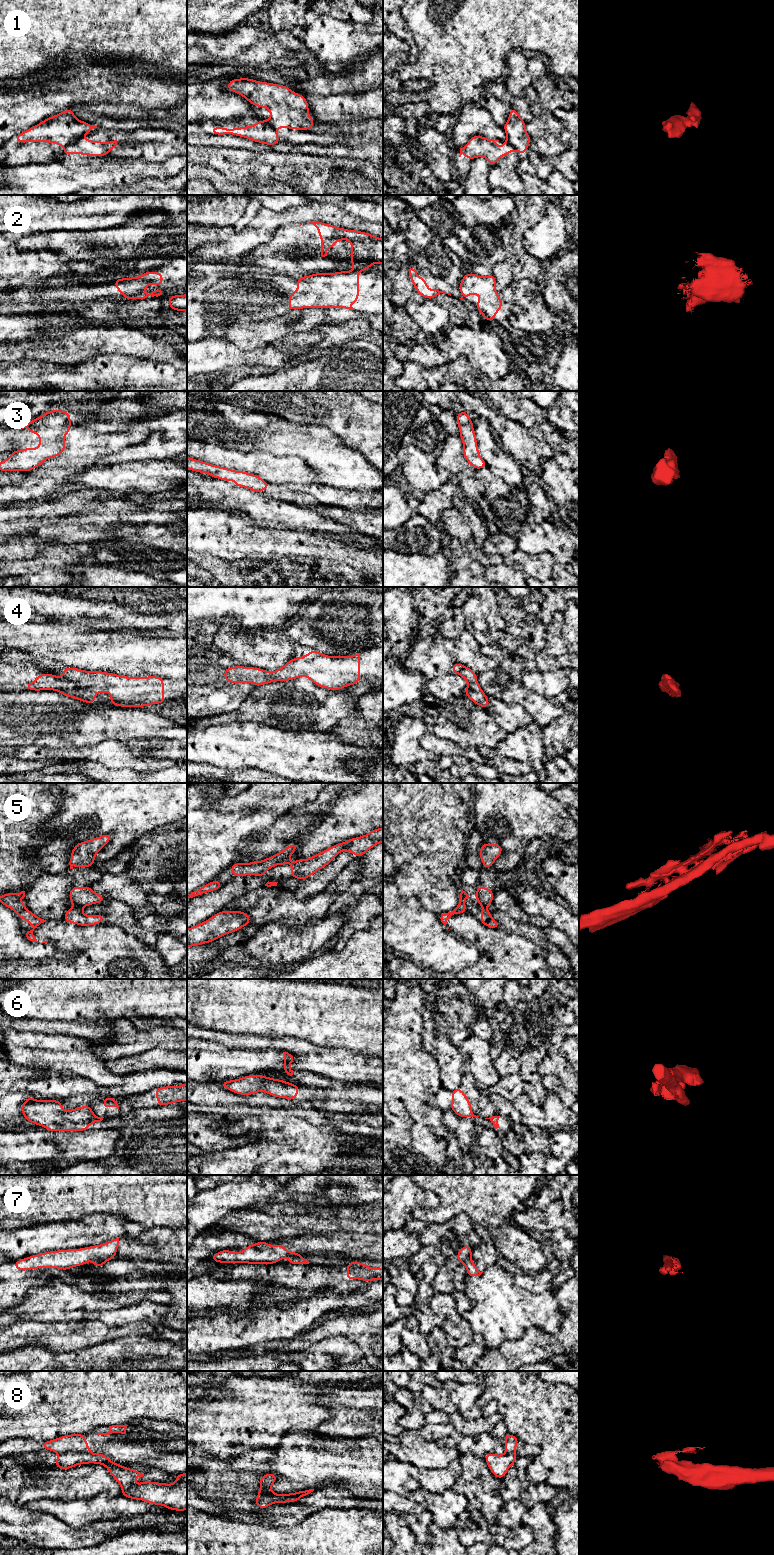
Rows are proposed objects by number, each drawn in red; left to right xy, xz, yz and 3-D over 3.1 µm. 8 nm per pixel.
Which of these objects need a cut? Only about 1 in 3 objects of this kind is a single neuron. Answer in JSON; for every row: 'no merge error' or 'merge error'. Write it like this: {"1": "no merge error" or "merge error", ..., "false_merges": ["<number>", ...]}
{"1": "merge error", "2": "merge error", "3": "no merge error", "4": "no merge error", "5": "merge error", "6": "merge error", "7": "merge error", "8": "merge error", "false_merges": ["1", "2", "5", "6", "7", "8"]}

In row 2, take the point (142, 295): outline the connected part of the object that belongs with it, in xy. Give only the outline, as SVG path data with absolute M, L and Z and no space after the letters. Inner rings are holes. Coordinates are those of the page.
M155 290L153 291L152 293L145 293L144 291L139 293L139 294L136 294L135 296L125 296L124 299L125 300L132 300L132 299L145 299L147 298L149 295L151 295L152 297L156 296L160 296L162 294L162 291L161 290Z

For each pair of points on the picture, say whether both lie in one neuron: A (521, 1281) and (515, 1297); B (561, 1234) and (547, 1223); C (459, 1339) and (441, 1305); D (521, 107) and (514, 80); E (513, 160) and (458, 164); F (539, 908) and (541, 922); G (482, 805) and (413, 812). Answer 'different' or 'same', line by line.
A: different
B: different
C: same
D: same
E: same
F: different
G: different

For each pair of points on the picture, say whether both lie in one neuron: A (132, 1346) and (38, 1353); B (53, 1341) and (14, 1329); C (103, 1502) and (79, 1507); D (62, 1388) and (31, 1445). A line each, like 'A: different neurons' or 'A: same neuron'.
A: same neuron
B: same neuron
C: same neuron
D: different neurons

